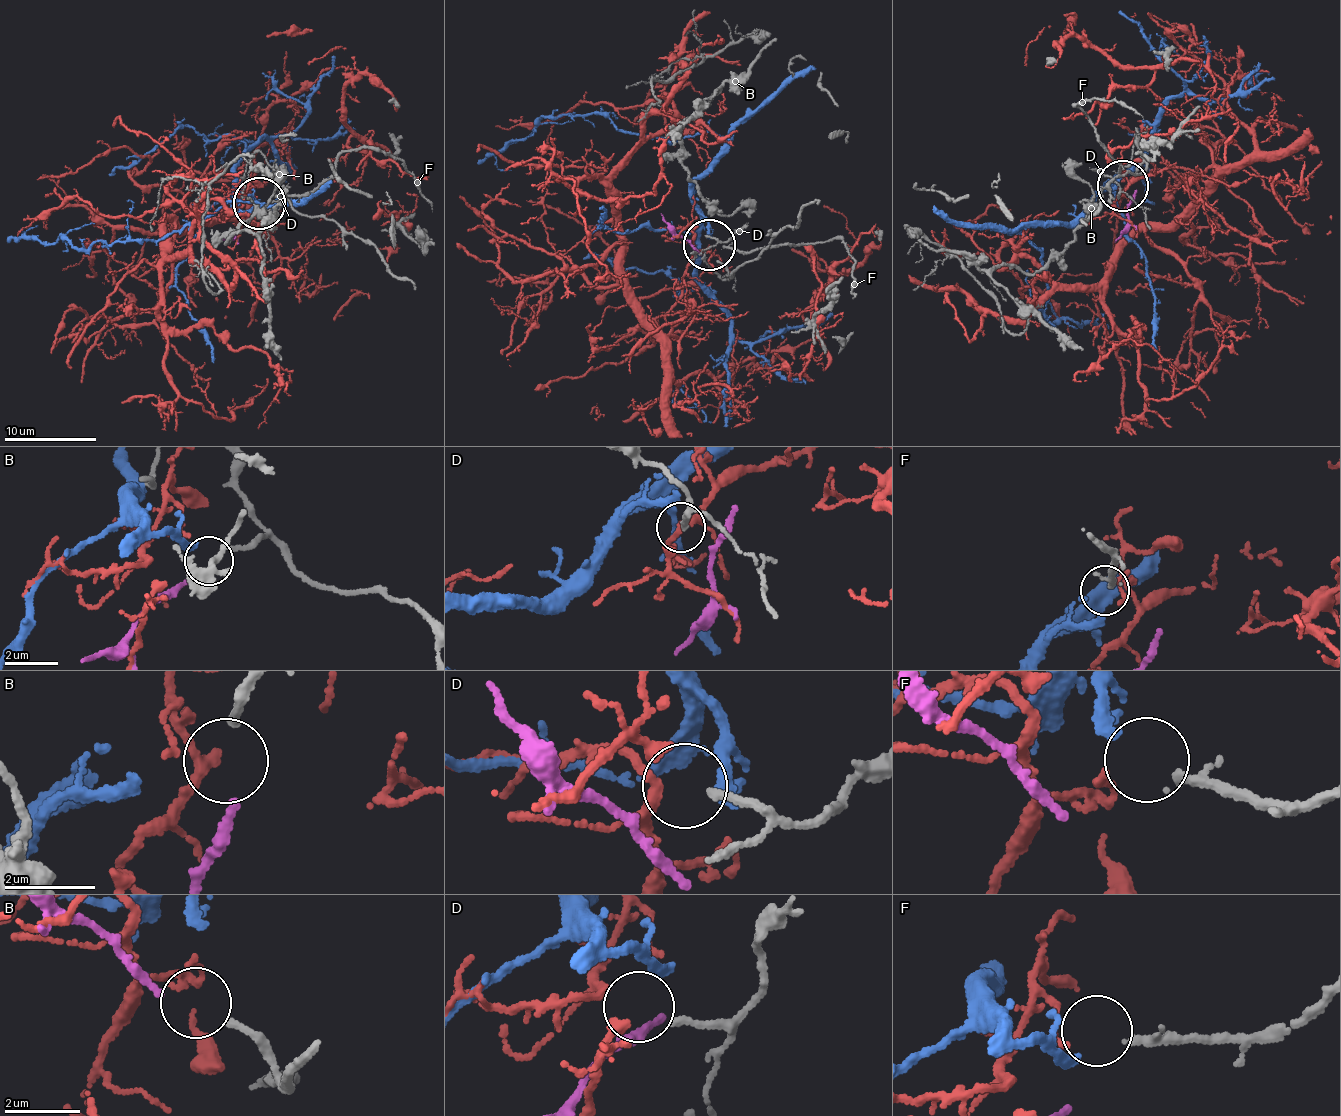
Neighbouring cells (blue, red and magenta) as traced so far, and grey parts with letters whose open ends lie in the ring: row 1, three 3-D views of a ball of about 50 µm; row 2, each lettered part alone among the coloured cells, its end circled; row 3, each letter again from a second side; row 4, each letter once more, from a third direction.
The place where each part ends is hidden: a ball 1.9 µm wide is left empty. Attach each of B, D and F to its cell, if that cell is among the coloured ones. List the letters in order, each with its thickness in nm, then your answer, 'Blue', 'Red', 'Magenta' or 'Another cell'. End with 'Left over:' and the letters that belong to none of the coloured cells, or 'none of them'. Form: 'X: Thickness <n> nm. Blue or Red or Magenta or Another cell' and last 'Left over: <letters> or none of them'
B: Thickness 190 nm. Magenta
D: Thickness 180 nm. Red
F: Thickness 240 nm. Blue
Left over: none of them

